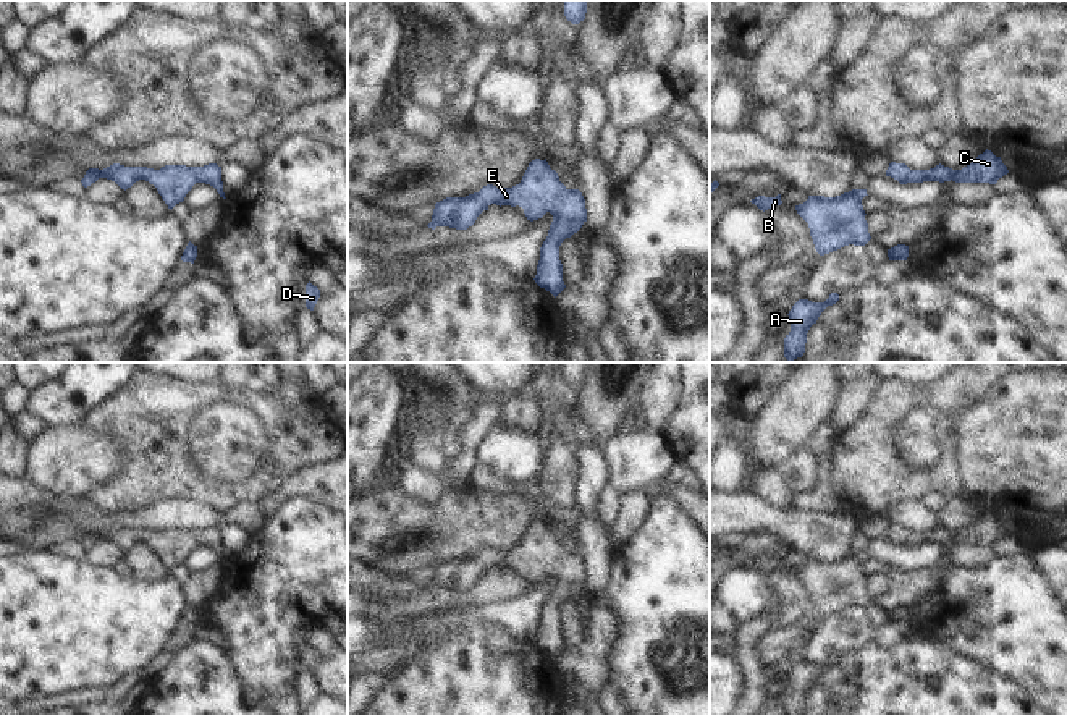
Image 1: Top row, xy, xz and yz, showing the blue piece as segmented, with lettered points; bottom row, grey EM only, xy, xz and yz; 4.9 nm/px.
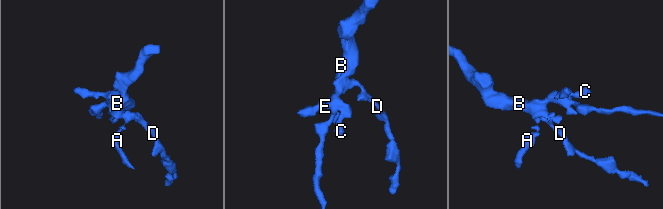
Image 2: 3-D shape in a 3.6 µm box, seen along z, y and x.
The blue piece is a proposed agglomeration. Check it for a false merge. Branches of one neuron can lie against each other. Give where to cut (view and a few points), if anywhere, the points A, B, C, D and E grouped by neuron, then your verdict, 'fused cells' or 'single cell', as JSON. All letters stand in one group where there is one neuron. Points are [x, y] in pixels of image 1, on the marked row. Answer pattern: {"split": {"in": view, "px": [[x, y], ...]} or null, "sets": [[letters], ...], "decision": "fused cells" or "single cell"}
{"split": null, "sets": [["A", "B", "C", "D", "E"]], "decision": "single cell"}

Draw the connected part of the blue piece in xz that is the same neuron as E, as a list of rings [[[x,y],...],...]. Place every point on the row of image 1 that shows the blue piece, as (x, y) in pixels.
[[[535,159],[529,163],[519,184],[512,188],[496,188],[493,184],[483,186],[479,192],[466,197],[446,197],[435,204],[432,222],[427,225],[435,230],[436,226],[449,226],[456,230],[467,230],[477,217],[488,210],[491,204],[522,207],[527,220],[534,222],[542,218],[546,212],[553,215],[548,236],[540,248],[540,260],[537,265],[535,283],[550,291],[555,298],[566,288],[563,281],[563,264],[559,260],[559,246],[566,238],[577,233],[587,222],[585,199],[579,189],[567,189],[555,170],[550,168],[546,159]]]

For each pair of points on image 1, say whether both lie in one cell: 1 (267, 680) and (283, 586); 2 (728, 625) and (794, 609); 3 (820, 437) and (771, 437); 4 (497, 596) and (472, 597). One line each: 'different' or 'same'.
1: same
2: different
3: different
4: same

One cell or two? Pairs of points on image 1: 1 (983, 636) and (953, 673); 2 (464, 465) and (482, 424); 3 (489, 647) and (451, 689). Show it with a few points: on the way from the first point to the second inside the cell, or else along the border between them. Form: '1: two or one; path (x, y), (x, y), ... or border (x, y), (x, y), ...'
1: two; border (933, 641), (946, 641), (1003, 673)
2: one; path (469, 455), (474, 434)
3: one; path (484, 657), (461, 680)

